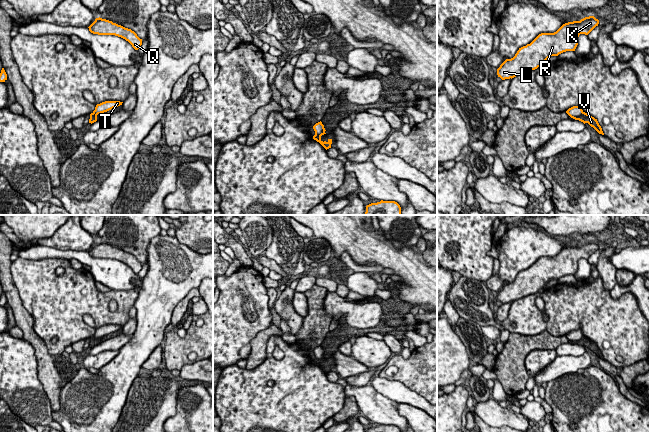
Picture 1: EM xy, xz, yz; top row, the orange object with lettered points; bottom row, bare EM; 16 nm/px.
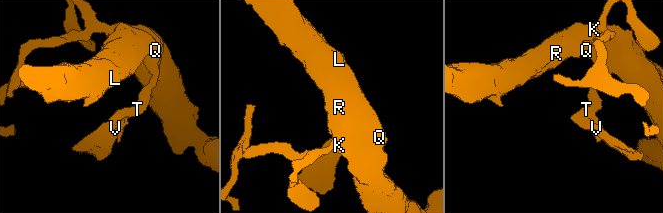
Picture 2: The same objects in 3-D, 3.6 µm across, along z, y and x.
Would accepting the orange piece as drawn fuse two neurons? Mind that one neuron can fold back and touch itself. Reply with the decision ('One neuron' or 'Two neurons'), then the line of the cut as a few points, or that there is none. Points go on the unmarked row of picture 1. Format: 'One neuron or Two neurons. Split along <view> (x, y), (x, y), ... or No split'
Two neurons. Split along yz (583, 336), (573, 342)

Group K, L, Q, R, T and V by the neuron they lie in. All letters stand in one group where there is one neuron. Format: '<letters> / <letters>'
K L Q R T / V

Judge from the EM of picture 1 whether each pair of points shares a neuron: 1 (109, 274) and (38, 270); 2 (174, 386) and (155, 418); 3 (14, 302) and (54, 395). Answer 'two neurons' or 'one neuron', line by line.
1: two neurons
2: one neuron
3: one neuron

